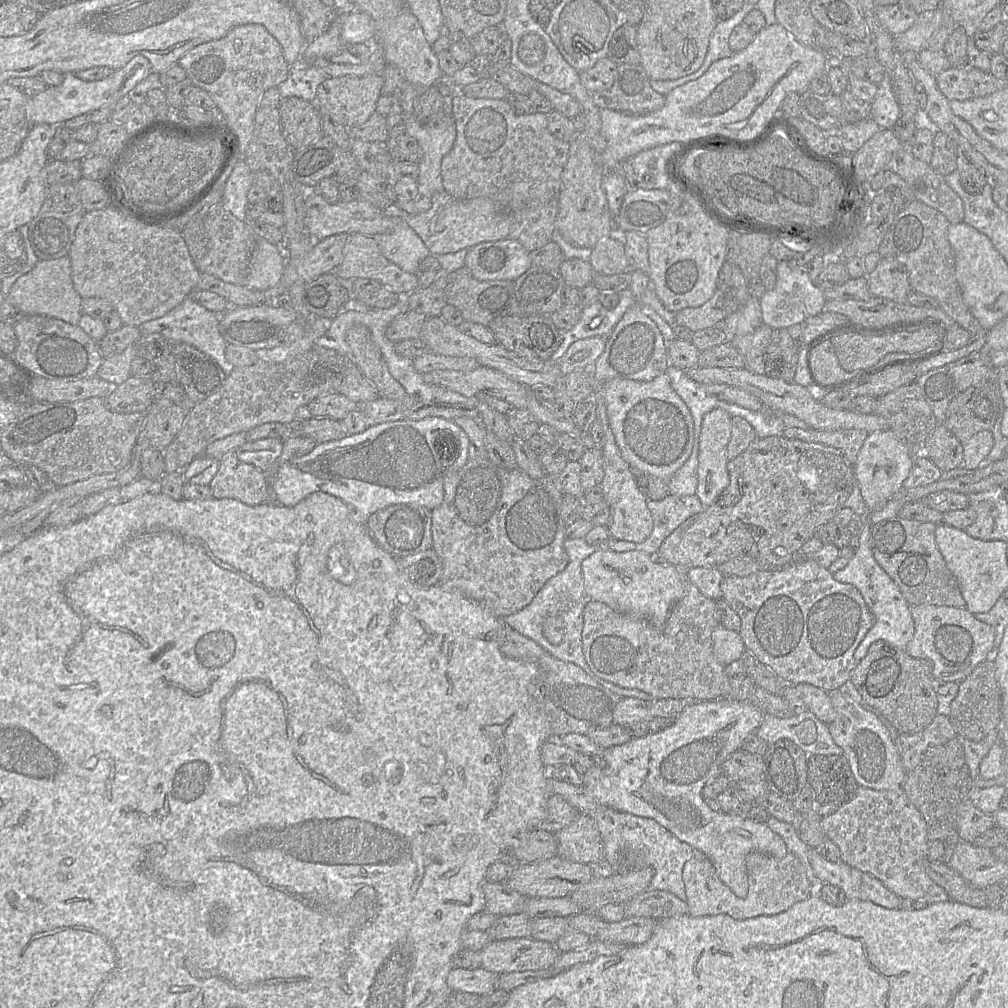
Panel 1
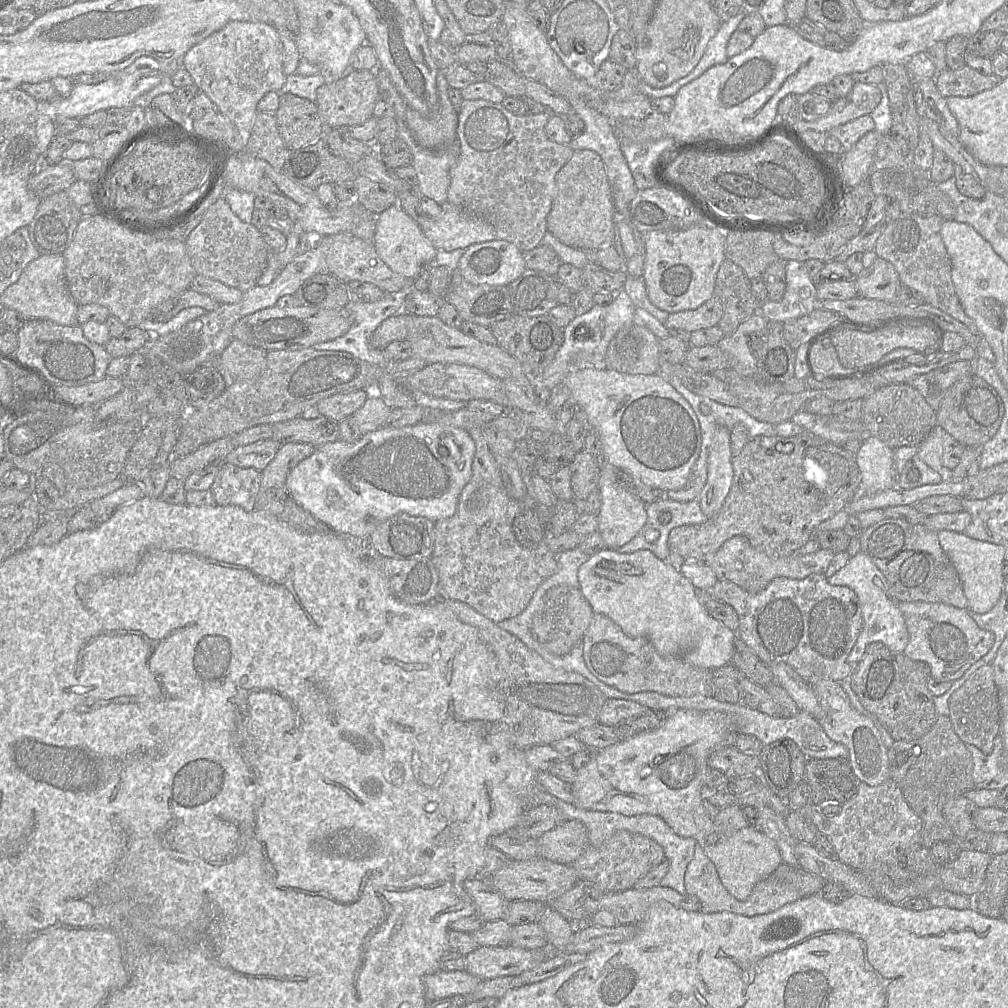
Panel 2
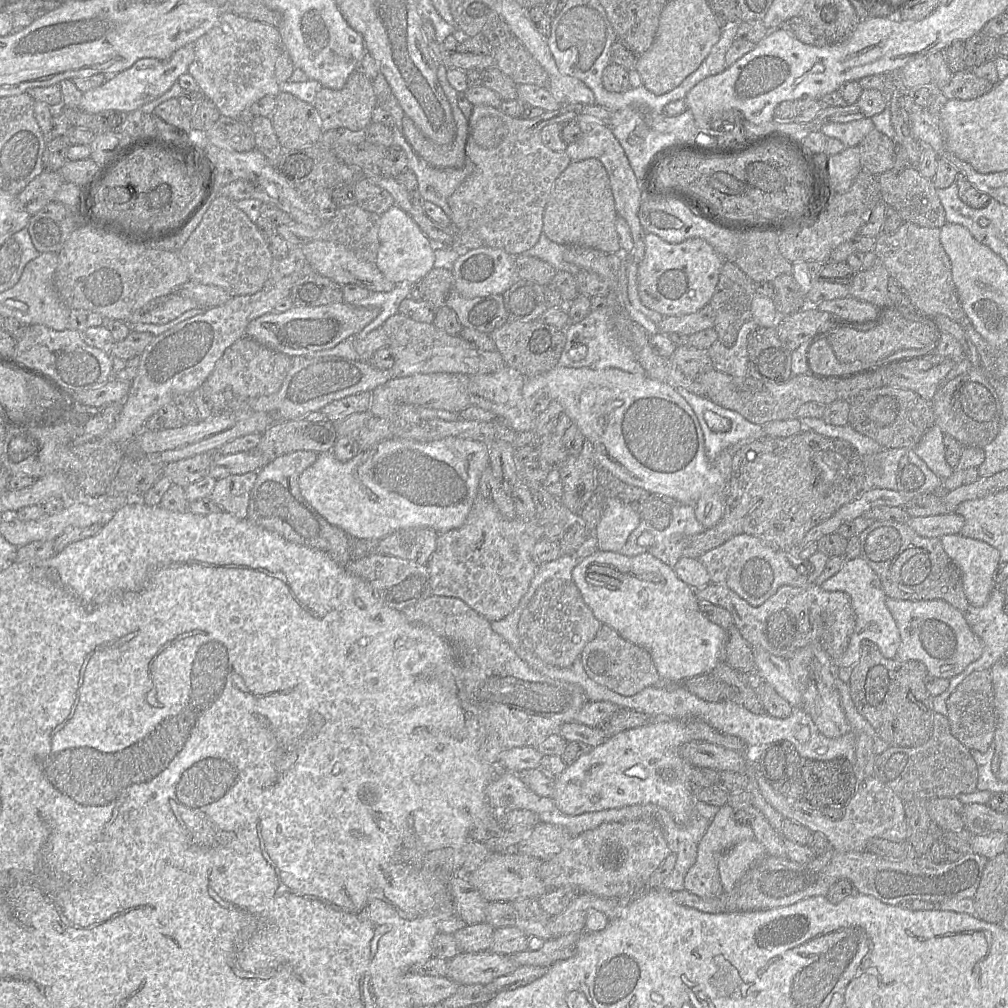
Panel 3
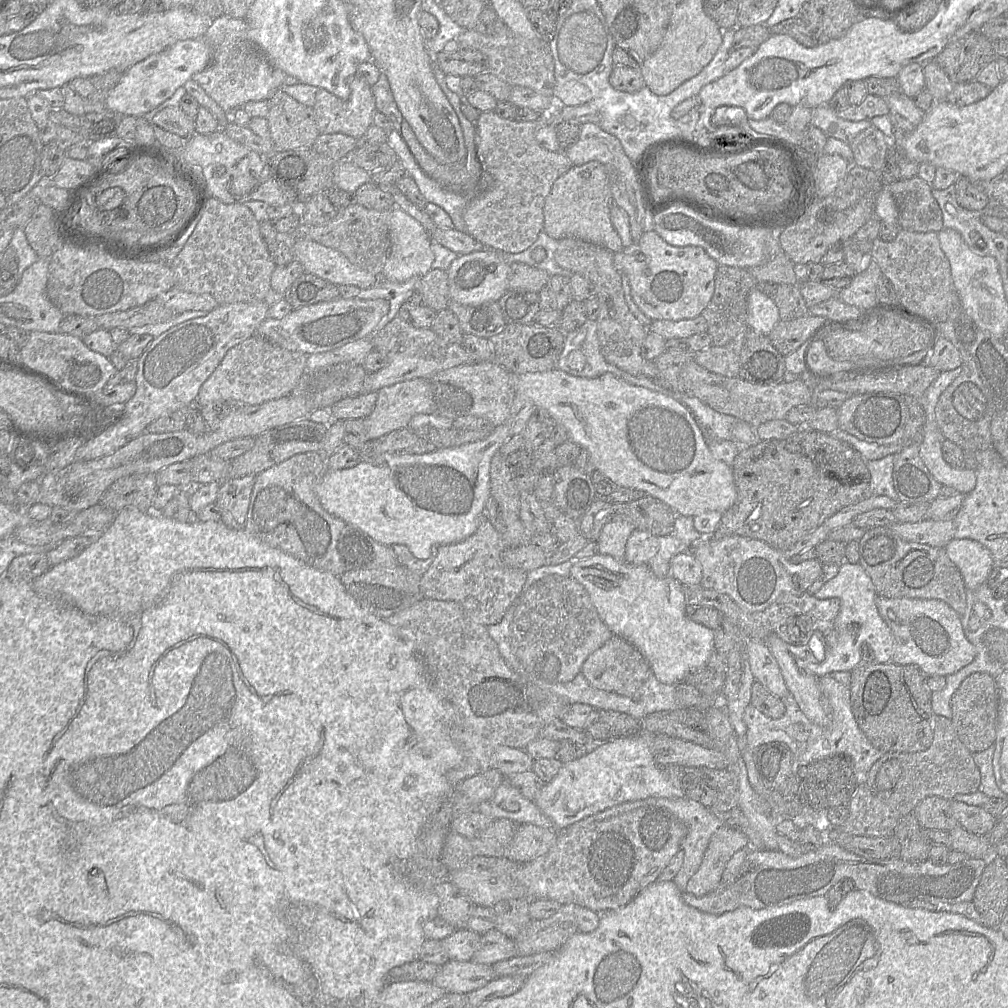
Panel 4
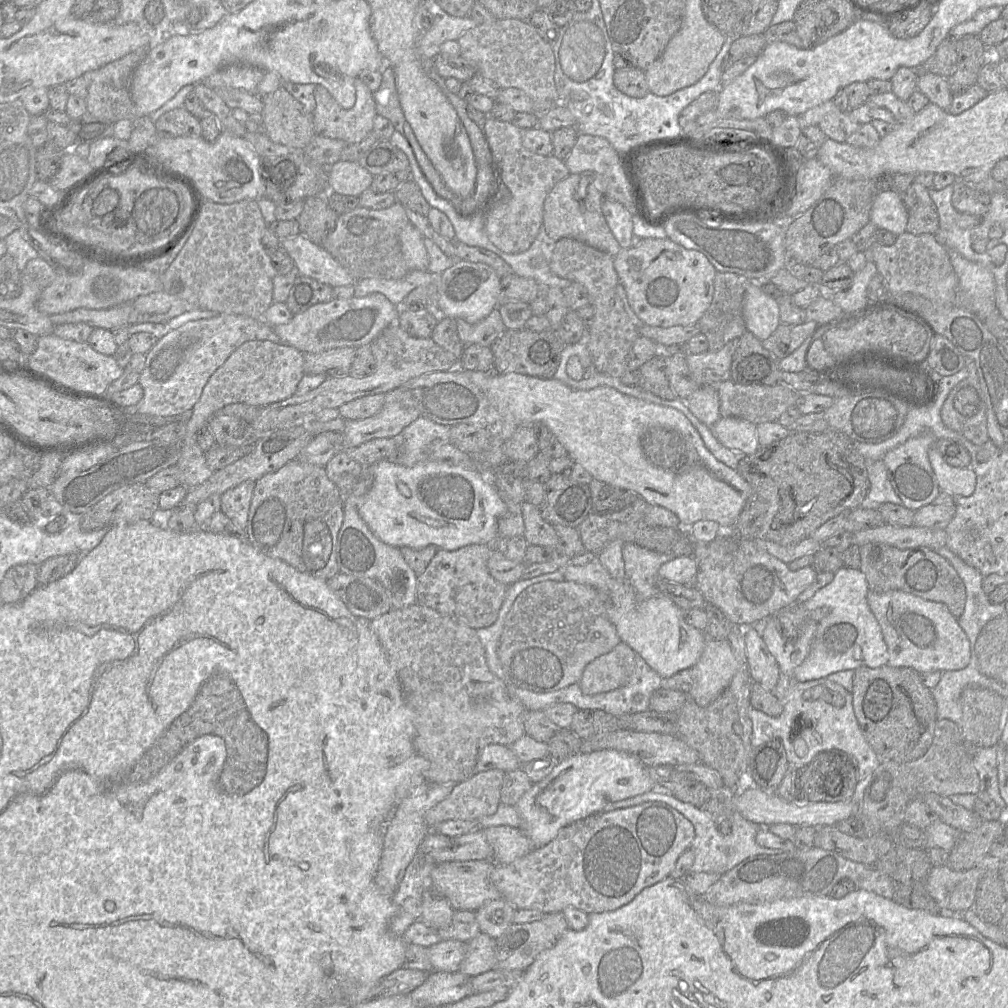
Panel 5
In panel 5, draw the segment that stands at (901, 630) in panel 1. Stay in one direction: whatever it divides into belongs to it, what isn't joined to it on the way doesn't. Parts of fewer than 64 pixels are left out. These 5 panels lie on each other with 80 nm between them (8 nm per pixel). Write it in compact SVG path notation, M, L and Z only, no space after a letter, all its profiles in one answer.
M842 566L829 584L802 603L808 610L828 607L830 612L817 624L808 656L792 673L794 681L806 682L842 670L855 670L860 666L877 668L888 663L889 653L881 627L867 602L869 591L860 569Z

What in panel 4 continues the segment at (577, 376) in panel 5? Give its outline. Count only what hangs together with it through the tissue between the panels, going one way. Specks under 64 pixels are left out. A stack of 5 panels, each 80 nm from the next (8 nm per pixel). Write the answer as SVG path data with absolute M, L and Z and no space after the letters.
M588 319L579 329L566 334L565 346L557 368L574 376L585 378L597 378L605 373L612 373L629 384L674 395L671 385L670 388L662 388L651 380L633 376L609 364L600 350L596 320Z

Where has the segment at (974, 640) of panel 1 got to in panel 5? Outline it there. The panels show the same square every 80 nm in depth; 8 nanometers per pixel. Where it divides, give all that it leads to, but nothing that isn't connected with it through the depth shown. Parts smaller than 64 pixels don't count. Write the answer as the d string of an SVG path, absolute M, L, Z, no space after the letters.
M892 590L884 593L869 591L867 602L877 619L886 642L892 667L910 667L919 673L959 670L971 659L970 641L958 620L941 602Z

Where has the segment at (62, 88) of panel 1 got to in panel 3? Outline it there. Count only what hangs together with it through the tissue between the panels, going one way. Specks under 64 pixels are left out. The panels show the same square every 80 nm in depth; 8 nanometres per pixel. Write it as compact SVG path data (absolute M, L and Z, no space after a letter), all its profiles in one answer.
M193 43L179 48L166 60L141 58L128 69L109 76L101 86L84 92L78 110L95 115L107 110L130 113L140 109L167 92L182 74L188 72L193 59Z

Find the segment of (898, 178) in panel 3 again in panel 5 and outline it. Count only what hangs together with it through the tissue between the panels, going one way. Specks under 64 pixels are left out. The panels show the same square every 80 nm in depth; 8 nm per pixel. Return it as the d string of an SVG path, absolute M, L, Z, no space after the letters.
M914 181L900 194L908 213L906 231L915 235L936 234L939 229L939 216L929 189Z

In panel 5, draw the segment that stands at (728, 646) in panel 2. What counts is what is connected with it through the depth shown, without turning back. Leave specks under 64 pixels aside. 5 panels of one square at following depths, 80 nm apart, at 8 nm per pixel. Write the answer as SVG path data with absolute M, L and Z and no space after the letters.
M597 558L585 565L567 564L560 568L565 580L595 588L607 605L607 614L616 627L622 642L629 645L662 678L692 668L699 660L706 642L704 631L689 625L679 608L664 595L638 600L626 580L617 580L603 567Z

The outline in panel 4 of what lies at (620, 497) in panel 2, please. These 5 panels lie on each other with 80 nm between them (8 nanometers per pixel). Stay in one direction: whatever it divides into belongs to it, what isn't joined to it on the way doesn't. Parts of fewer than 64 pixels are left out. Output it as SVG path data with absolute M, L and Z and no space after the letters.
M625 520L606 523L597 539L598 553L610 555L620 562L625 561L626 543L635 529L631 522Z

